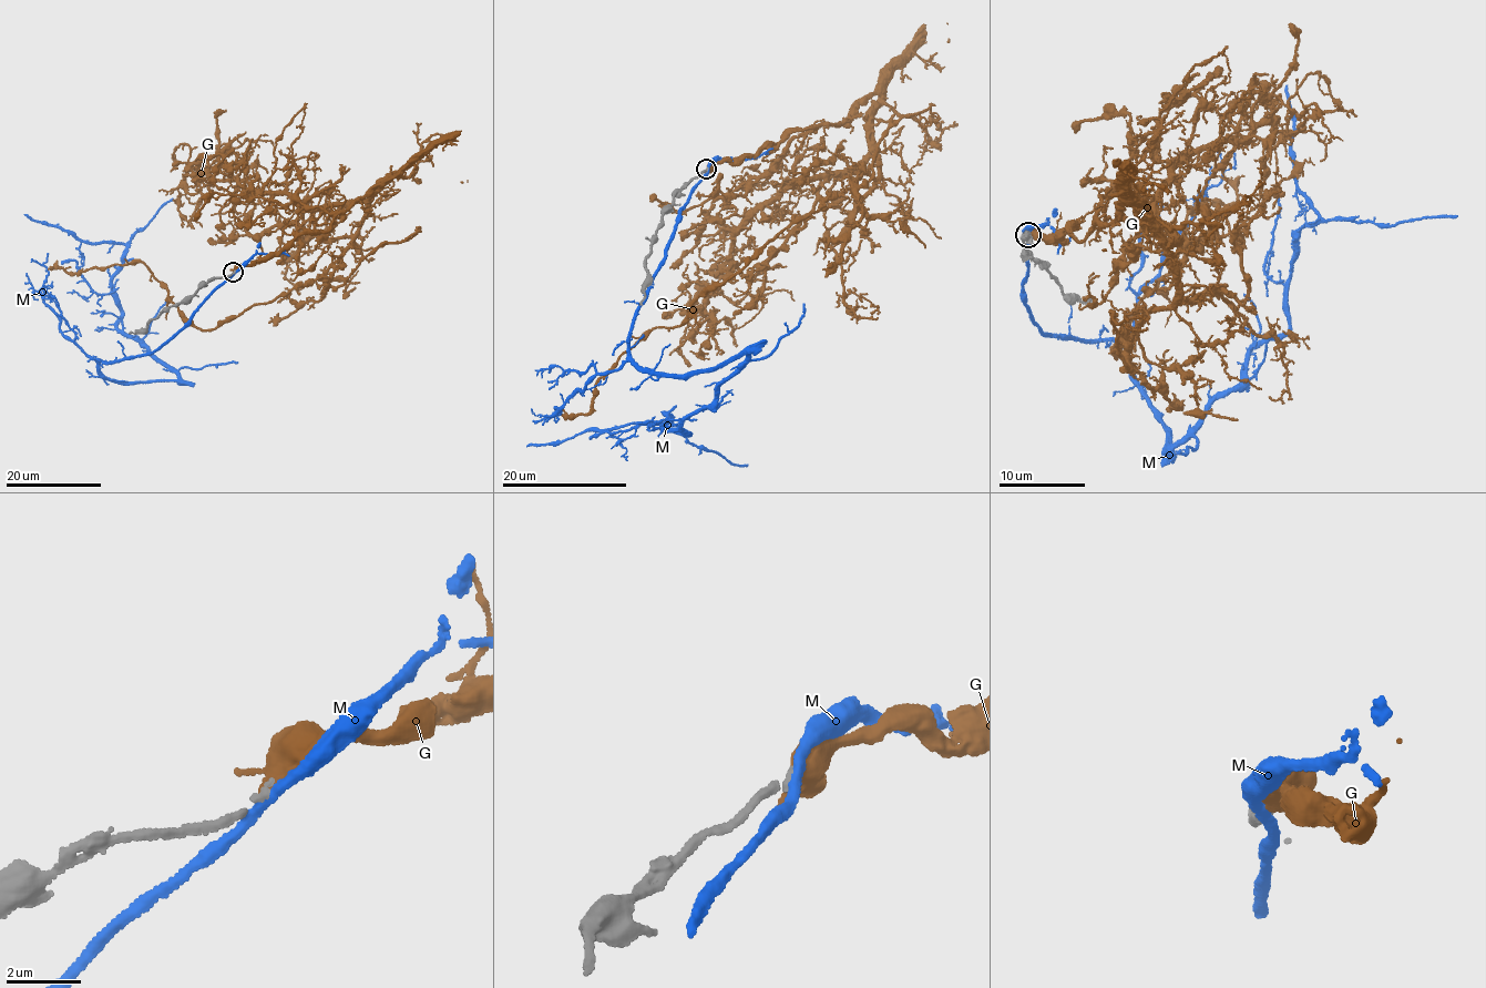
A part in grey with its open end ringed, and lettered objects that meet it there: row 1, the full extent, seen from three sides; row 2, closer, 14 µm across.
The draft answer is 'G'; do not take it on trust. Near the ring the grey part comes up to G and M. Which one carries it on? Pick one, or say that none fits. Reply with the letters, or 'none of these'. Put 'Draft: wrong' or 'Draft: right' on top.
Draft: right
G

